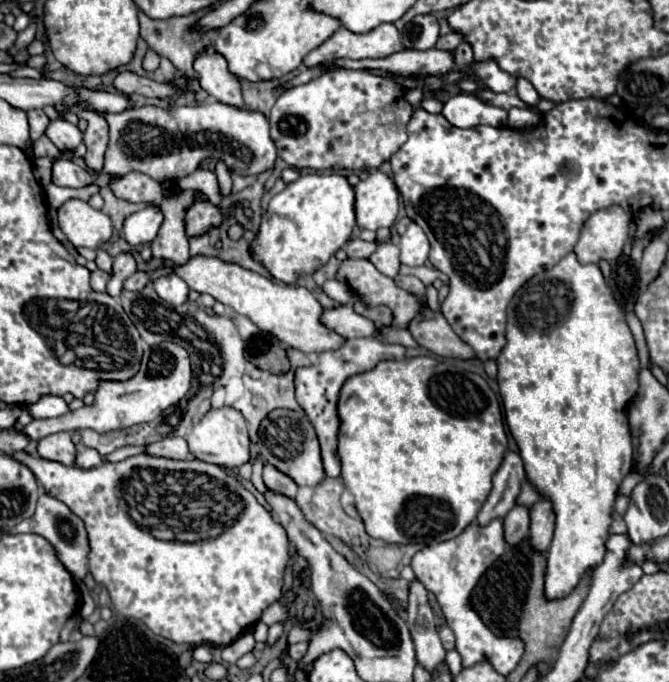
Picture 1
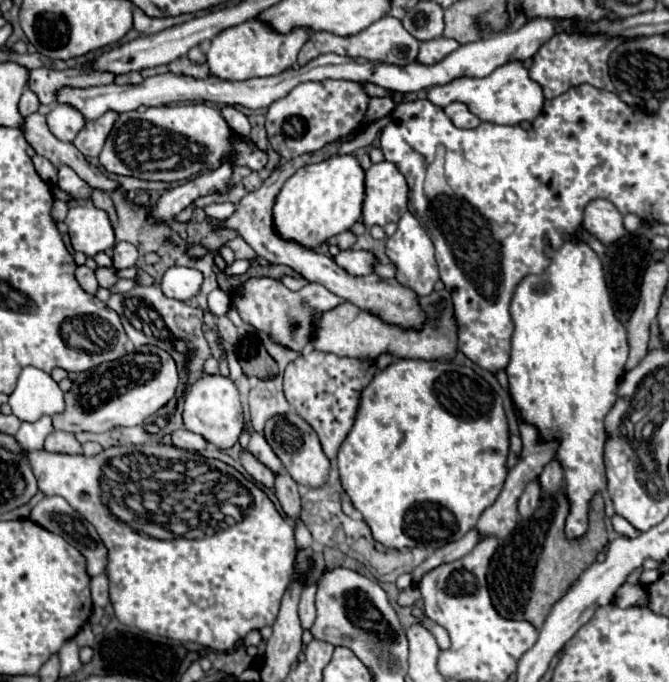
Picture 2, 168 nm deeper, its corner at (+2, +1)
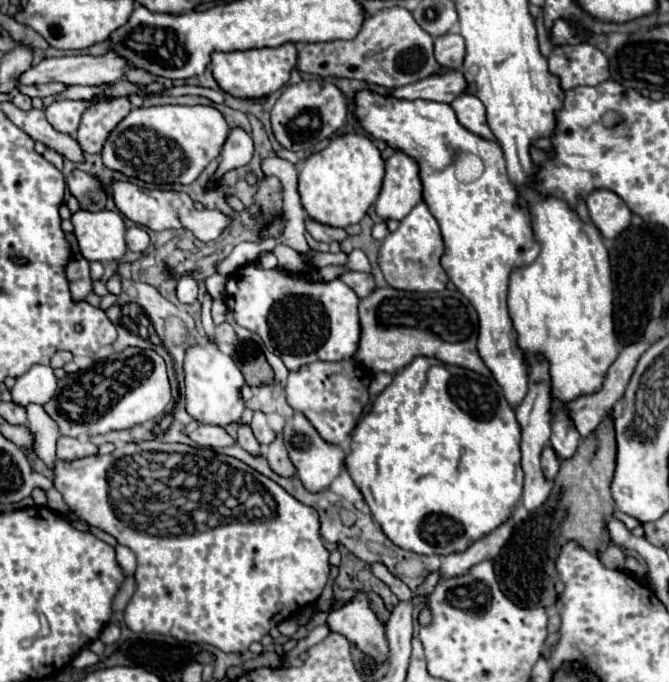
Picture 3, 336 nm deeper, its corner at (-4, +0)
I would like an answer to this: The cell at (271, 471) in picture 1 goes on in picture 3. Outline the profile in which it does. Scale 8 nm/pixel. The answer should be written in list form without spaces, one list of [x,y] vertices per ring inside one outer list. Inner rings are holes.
[[[254,412],[254,418],[250,422],[250,428],[256,436],[256,440],[262,444],[262,446],[268,446],[272,440],[274,440],[274,432],[270,430],[268,422],[266,422],[266,414],[264,412]]]

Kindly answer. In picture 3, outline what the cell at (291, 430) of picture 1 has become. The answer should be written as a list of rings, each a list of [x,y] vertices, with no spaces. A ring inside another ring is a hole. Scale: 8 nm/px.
[[[296,412],[284,426],[284,444],[288,450],[288,456],[296,468],[298,478],[302,480],[304,488],[312,494],[322,492],[330,486],[330,482],[342,472],[344,468],[344,452],[340,446],[328,444],[318,432],[316,428],[308,422],[308,418],[300,412]]]

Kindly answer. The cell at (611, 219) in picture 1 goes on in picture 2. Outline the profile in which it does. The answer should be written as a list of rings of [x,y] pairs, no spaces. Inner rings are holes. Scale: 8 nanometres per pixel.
[[[594,199],[588,203],[582,229],[594,235],[602,245],[610,245],[626,233],[622,225],[622,213],[606,199]]]

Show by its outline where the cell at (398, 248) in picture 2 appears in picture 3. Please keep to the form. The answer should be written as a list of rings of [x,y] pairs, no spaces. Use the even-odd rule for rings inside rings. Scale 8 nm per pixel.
[[[420,202],[404,220],[400,220],[398,230],[390,232],[384,238],[378,250],[378,266],[390,288],[408,292],[440,292],[448,284],[448,276],[440,264],[442,254],[444,242],[440,236],[438,222],[430,214],[426,202]]]

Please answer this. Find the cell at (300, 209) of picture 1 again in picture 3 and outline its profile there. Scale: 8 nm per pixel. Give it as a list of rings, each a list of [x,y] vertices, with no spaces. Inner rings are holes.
[[[346,132],[332,138],[324,150],[310,154],[302,162],[298,190],[308,216],[328,226],[346,228],[360,222],[368,208],[376,202],[376,196],[382,188],[382,178],[384,158],[374,140],[358,132]]]

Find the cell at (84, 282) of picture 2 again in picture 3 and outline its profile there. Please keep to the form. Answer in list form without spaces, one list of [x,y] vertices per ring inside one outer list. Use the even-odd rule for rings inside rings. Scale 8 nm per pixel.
[[[70,258],[64,266],[64,274],[70,284],[70,294],[74,302],[84,300],[92,292],[92,278],[90,278],[90,262],[84,258]]]

